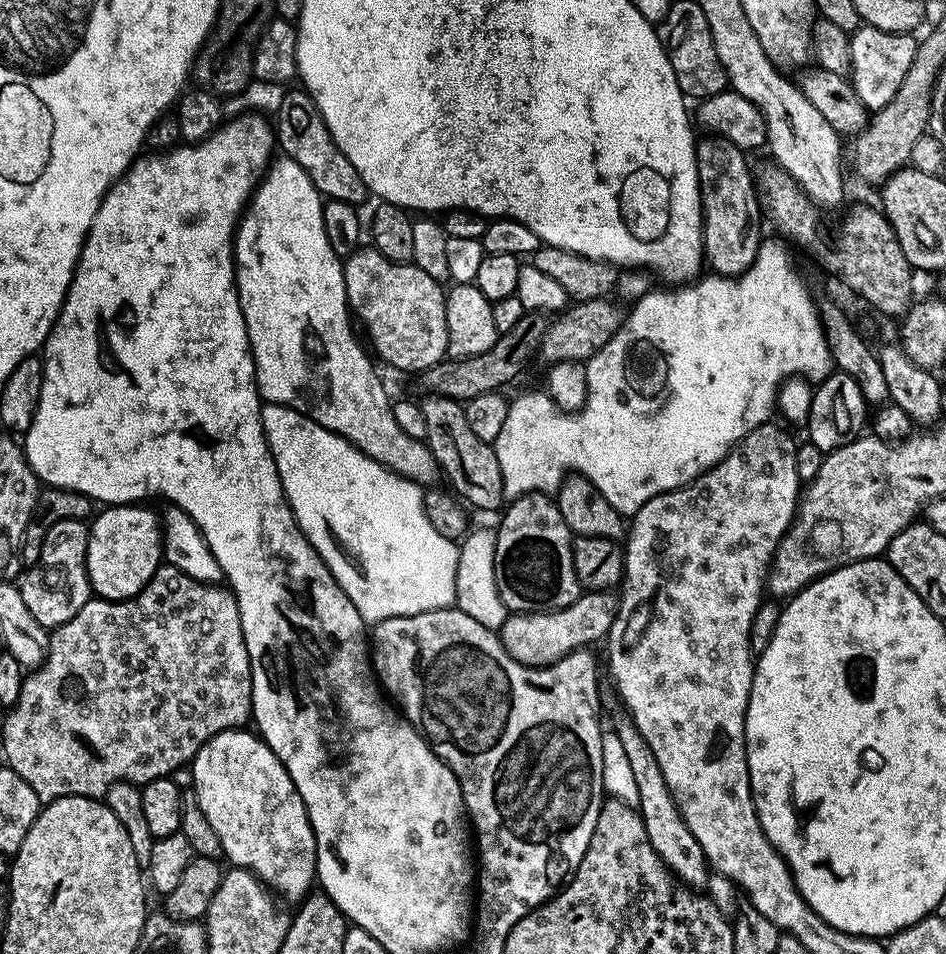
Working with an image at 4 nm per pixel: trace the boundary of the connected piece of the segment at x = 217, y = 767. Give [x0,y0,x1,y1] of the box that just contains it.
[190,728,316,902]

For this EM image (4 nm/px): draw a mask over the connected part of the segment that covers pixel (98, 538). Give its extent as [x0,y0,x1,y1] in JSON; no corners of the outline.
[86,503,164,600]

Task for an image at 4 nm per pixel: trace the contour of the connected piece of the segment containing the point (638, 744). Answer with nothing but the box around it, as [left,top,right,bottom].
[610,711,710,890]

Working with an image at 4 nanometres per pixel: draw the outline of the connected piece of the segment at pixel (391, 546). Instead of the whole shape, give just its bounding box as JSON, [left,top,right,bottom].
[260,403,510,629]

